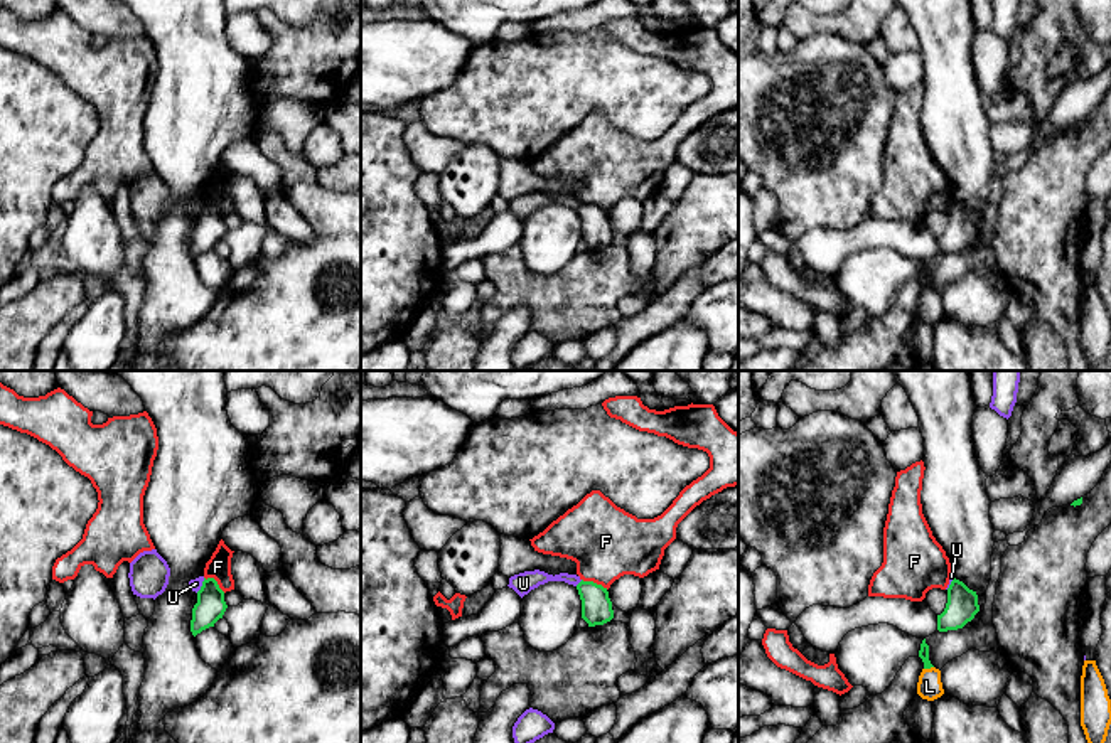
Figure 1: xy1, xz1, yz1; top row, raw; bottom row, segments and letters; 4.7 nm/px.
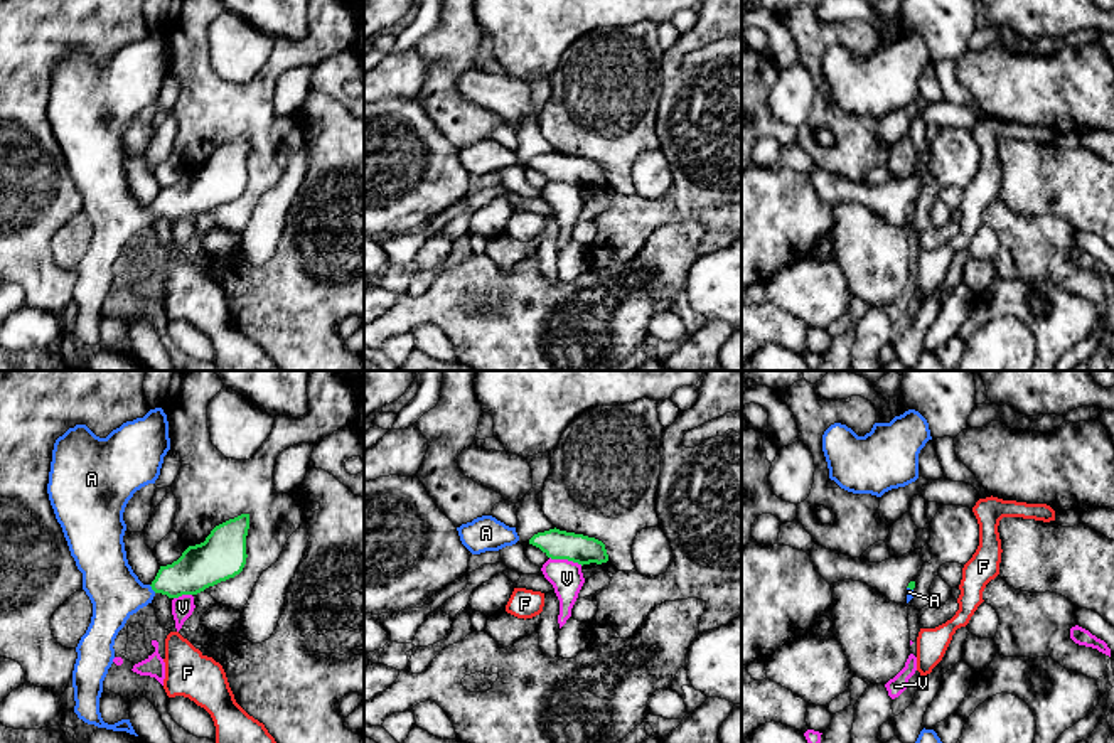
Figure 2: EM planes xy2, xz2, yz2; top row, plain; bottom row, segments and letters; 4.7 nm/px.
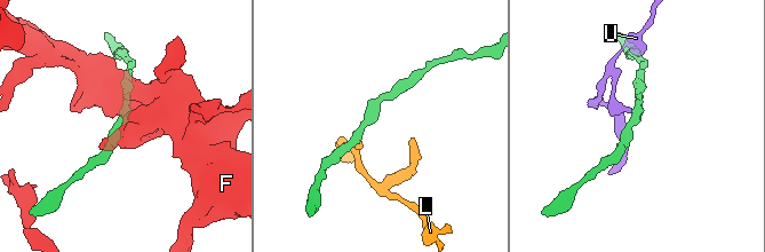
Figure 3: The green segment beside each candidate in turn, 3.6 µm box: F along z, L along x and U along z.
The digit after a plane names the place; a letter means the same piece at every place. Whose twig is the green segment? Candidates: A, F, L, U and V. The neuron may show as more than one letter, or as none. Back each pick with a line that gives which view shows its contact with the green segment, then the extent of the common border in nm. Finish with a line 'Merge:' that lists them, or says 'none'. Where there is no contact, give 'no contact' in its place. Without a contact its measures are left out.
A: contact in xy2; length 50 nm
Merge: A

